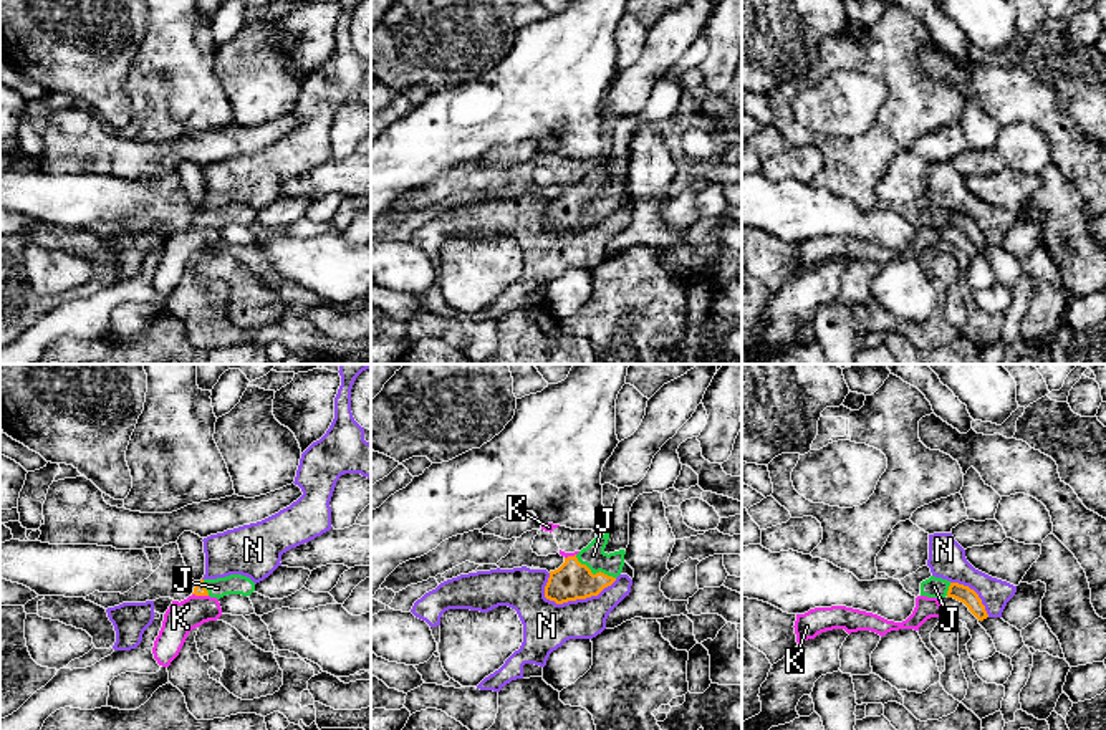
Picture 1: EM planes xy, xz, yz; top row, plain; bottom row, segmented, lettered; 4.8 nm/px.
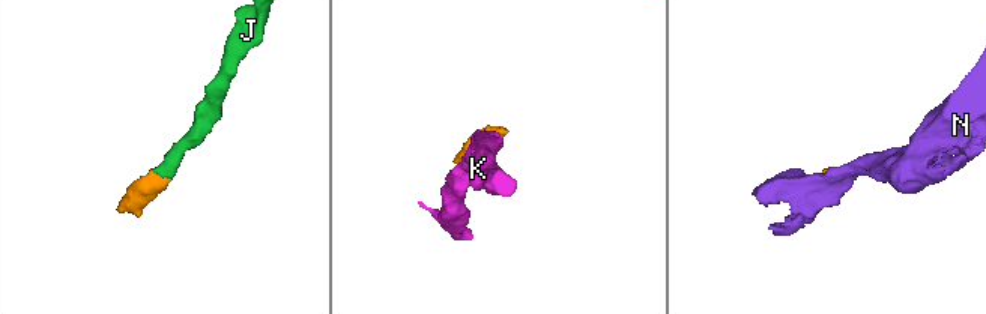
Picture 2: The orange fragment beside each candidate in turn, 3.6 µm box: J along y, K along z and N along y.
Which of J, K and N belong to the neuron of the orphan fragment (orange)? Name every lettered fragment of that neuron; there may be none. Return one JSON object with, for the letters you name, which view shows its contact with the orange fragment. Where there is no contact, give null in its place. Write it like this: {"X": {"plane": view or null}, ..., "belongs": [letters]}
{"J": {"plane": "xz"}, "belongs": ["J"]}

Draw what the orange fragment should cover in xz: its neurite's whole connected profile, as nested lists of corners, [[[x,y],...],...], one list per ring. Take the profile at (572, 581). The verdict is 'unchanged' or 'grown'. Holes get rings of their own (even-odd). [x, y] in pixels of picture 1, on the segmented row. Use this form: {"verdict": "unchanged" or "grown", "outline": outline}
{"verdict": "grown", "outline": [[[609,531],[596,536],[578,555],[565,558],[565,563],[550,571],[545,598],[563,604],[568,601],[598,596],[611,586],[624,566],[624,550],[606,553]]]}

